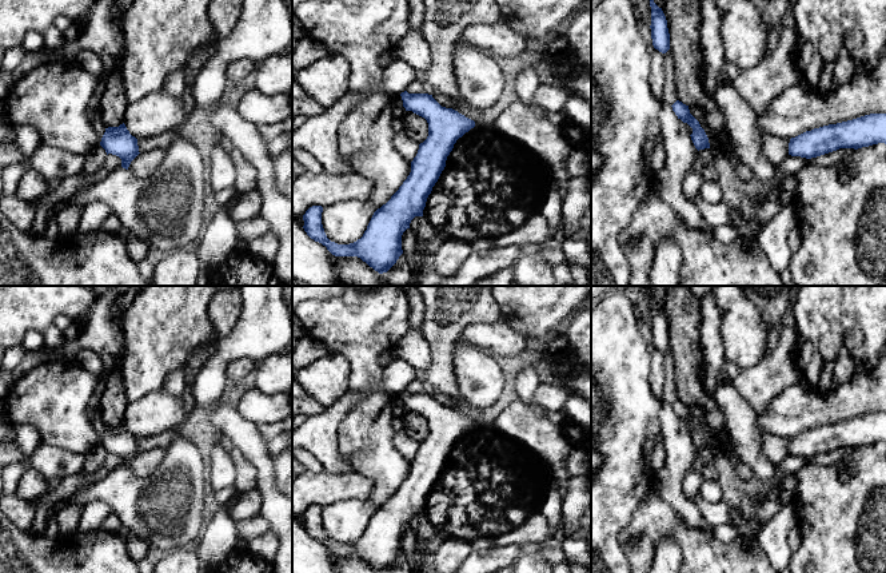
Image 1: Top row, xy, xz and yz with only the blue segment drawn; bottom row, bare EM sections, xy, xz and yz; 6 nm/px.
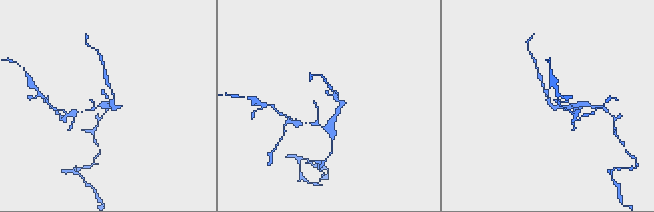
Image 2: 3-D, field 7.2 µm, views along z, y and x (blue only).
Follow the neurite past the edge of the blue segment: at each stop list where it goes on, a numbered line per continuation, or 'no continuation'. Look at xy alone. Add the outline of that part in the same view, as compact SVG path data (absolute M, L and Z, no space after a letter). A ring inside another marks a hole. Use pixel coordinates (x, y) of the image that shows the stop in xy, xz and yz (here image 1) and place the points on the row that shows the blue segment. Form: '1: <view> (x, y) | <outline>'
1: xy (166, 210) | M179 132L160 166L147 178L136 178L123 167L113 170L103 182L71 196L65 202L87 206L93 200L105 203L121 223L123 234L144 240L151 250L168 254L187 250L201 236L208 166L191 139Z

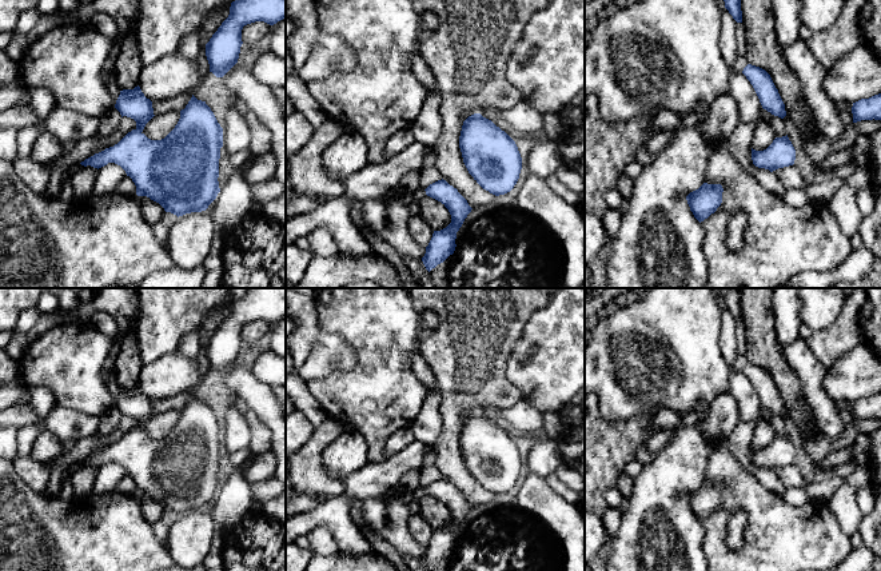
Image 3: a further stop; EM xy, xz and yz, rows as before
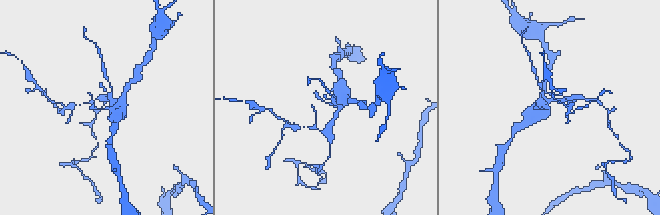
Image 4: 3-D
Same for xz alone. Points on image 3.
no continuation

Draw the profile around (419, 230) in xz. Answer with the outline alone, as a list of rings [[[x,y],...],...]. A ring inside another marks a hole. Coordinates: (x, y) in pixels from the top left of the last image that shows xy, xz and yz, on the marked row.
[[[418,215],[412,216],[407,224],[411,237],[422,247],[427,247],[432,237],[432,228]]]

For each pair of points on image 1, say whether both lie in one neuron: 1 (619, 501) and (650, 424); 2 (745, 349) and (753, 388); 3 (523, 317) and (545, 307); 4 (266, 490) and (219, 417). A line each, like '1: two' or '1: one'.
1: one
2: two
3: one
4: one

